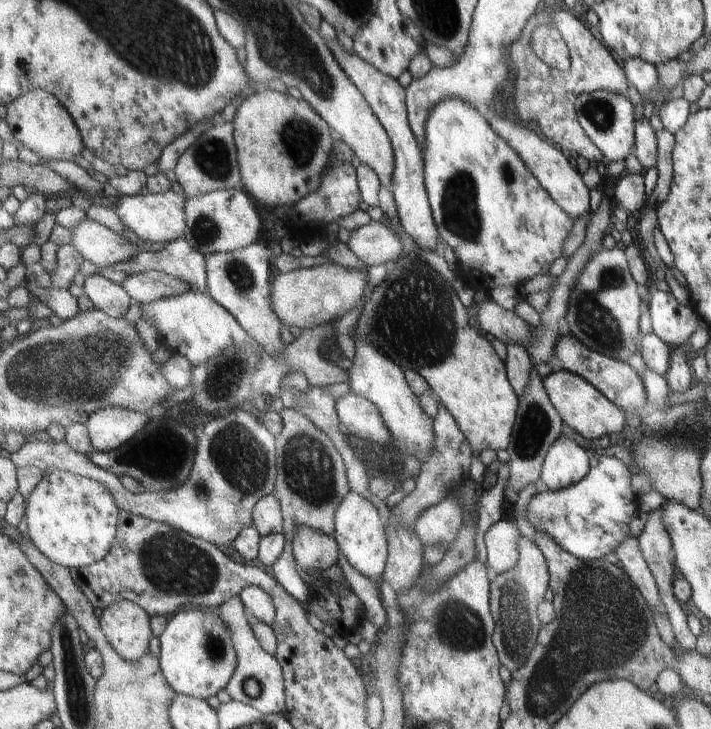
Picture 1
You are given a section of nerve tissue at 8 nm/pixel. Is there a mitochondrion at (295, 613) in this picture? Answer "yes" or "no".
no

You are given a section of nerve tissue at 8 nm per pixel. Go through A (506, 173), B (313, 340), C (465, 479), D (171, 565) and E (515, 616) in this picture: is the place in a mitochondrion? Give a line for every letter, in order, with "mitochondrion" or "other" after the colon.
A: mitochondrion
B: other
C: other
D: mitochondrion
E: mitochondrion

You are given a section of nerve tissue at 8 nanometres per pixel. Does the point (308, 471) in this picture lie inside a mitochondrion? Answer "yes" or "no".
yes

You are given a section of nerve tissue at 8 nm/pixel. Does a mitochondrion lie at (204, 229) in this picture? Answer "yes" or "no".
yes

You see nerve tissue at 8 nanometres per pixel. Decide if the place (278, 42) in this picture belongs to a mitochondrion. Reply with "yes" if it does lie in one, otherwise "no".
yes

